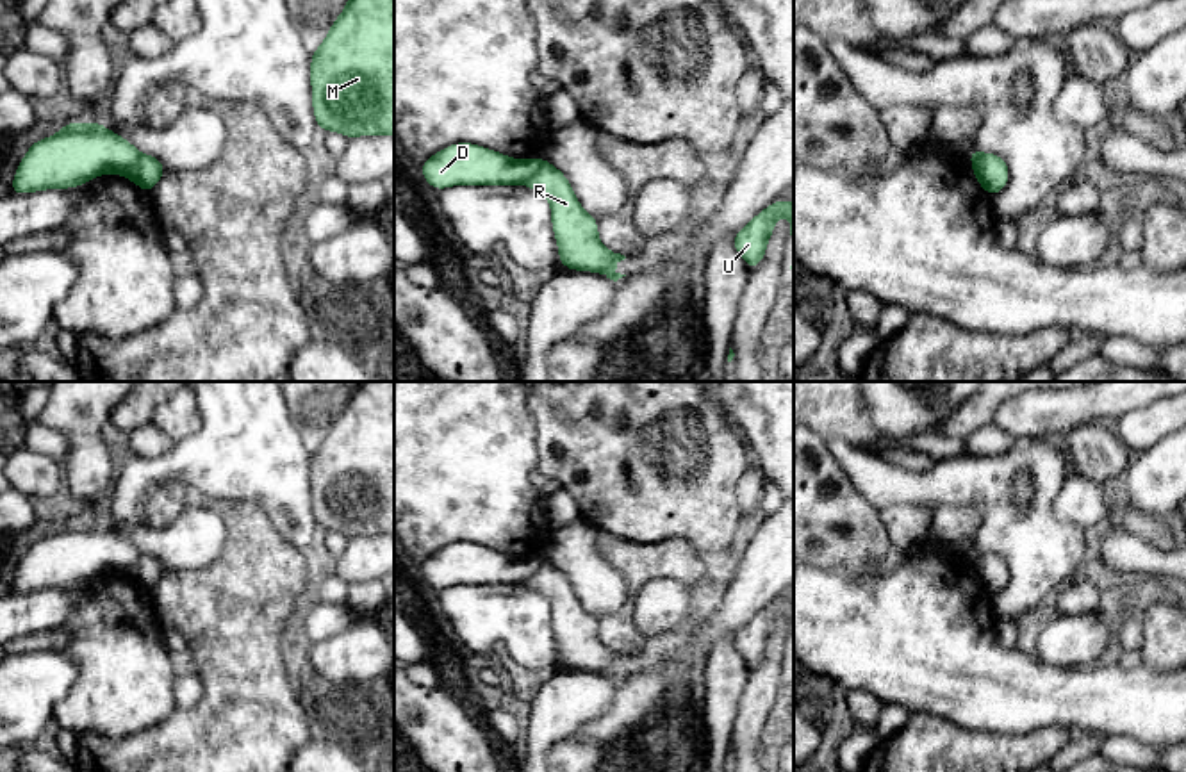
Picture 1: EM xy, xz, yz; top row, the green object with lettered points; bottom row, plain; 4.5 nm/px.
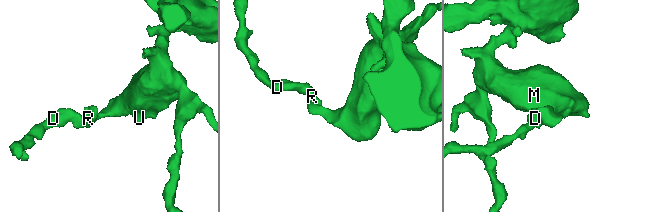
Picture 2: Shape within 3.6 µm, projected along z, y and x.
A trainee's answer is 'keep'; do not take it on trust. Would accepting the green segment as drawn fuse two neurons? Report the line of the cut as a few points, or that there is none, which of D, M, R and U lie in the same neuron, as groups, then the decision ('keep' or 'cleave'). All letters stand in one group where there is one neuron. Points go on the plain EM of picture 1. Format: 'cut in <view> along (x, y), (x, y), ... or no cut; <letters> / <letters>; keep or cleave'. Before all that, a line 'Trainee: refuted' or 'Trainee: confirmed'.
Trainee: refuted
cut in xz along (543, 558), (519, 582); D / M R U; cleave

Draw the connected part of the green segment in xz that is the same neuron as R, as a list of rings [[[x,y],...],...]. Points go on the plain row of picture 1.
[[[544,556],[539,569],[521,583],[535,588],[551,604],[551,628],[562,667],[599,672],[614,681],[626,676],[614,670],[626,656],[610,651],[597,638],[597,617],[583,610],[569,578],[555,563]]]

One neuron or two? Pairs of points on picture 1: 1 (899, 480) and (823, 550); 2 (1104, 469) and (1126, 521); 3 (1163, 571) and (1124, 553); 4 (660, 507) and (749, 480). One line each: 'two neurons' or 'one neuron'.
1: two neurons
2: two neurons
3: one neuron
4: two neurons

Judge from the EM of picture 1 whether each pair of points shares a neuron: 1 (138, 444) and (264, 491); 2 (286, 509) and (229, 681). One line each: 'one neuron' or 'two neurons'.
1: two neurons
2: two neurons

